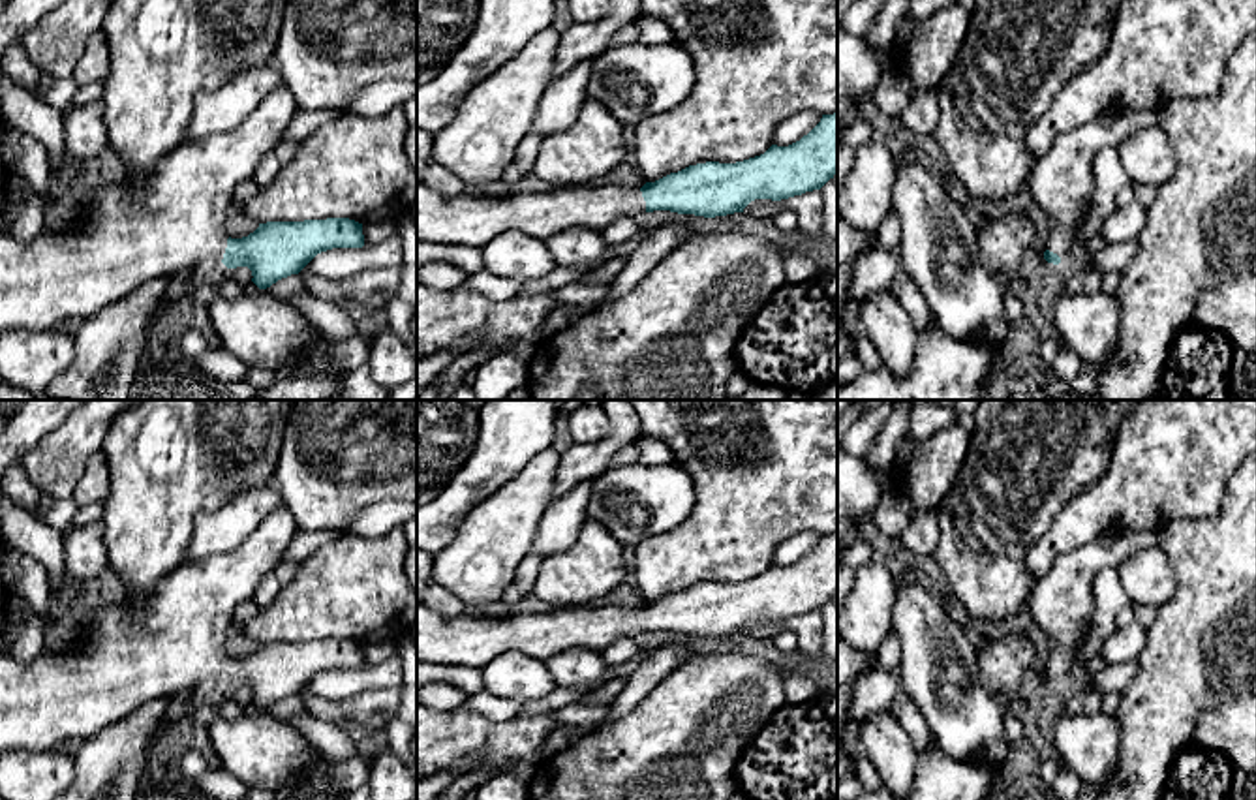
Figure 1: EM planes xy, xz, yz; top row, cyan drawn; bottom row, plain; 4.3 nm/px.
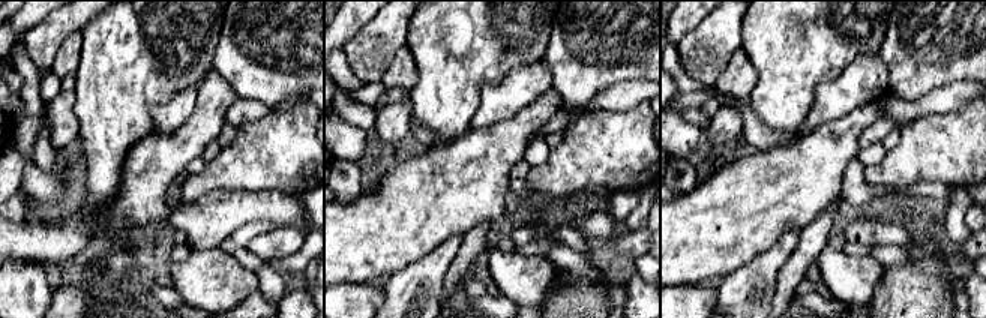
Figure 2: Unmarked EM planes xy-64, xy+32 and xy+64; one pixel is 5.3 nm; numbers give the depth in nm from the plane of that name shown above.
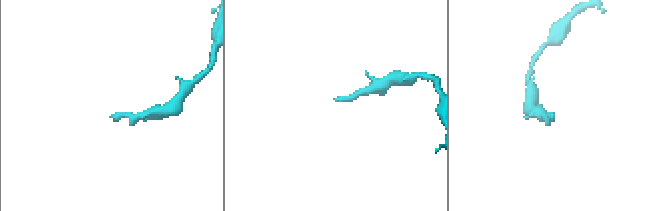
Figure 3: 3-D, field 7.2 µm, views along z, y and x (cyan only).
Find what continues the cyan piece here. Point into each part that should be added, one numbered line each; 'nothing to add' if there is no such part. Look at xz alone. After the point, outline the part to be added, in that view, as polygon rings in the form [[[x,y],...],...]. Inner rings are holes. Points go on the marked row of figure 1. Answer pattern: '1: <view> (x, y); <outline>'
1: xz (470, 218); [[[417,184],[417,240],[484,248],[503,233],[518,231],[539,240],[584,227],[603,231],[618,218],[646,214],[640,186],[576,184],[546,192],[482,195],[466,190],[441,195]]]

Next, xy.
1: xy (121, 241); [[[280,85],[237,128],[188,139],[171,150],[154,169],[143,197],[130,190],[124,177],[120,184],[90,192],[71,229],[43,229],[28,242],[0,231],[0,332],[45,331],[73,319],[84,321],[152,278],[171,278],[205,261],[222,263],[233,193],[282,143],[297,111],[291,90]]]

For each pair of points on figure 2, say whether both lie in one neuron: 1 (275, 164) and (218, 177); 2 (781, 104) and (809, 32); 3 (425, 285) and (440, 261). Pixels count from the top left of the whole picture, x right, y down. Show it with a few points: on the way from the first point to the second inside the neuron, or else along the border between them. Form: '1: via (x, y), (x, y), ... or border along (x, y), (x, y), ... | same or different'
1: via (261, 164), (243, 164), (231, 170) | same
2: via (785, 86), (793, 50) | same
3: via (425, 279), (434, 267) | same

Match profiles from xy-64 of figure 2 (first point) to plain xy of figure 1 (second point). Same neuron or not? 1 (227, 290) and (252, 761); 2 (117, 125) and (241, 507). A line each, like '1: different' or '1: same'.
1: same
2: different

